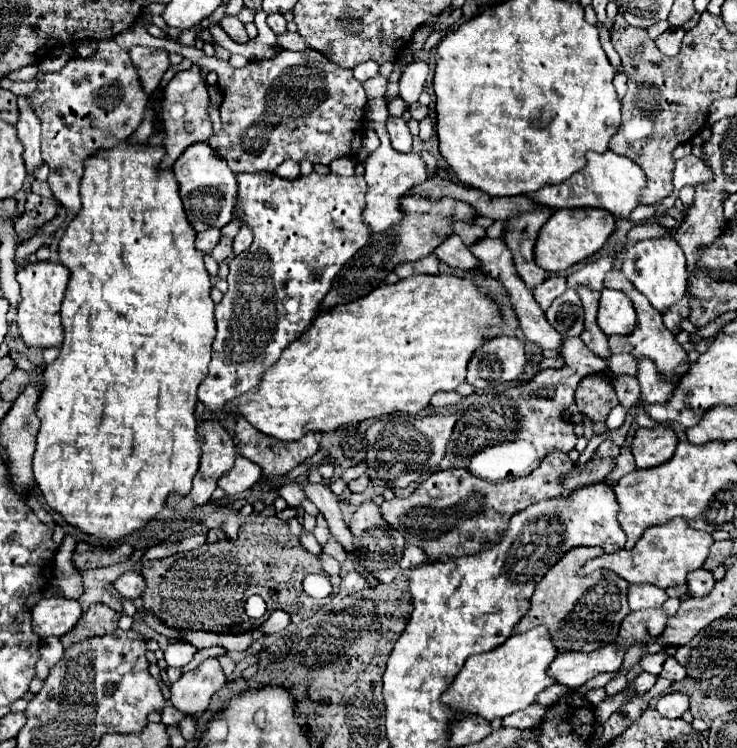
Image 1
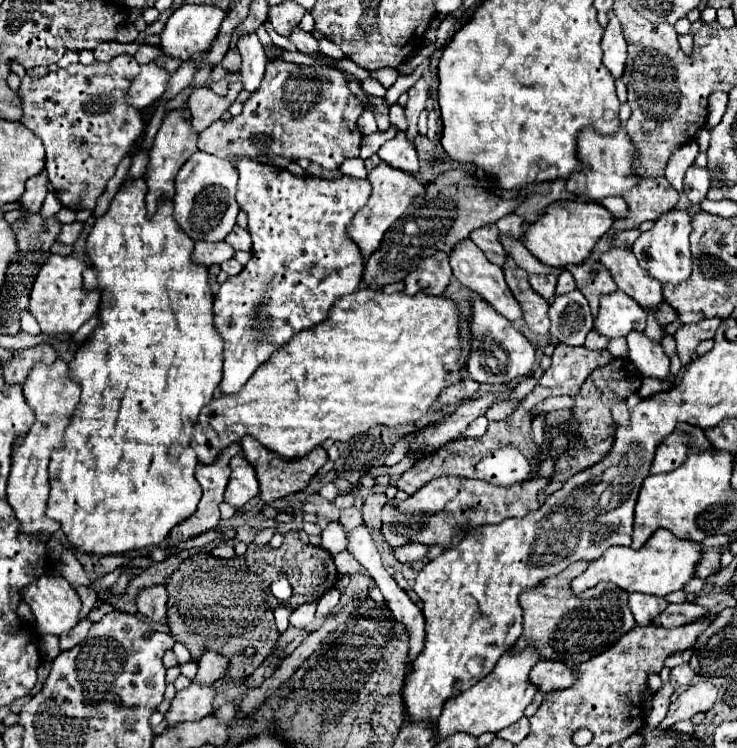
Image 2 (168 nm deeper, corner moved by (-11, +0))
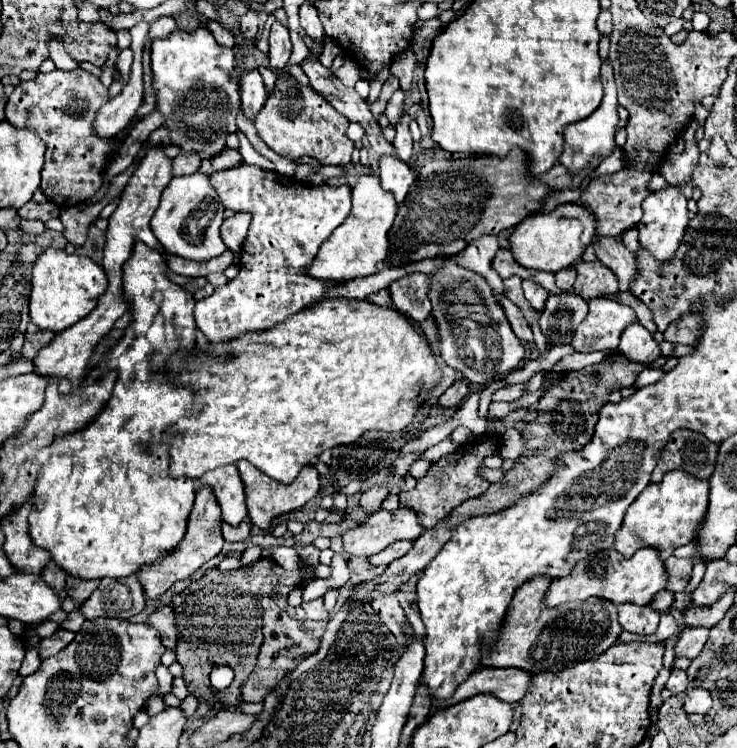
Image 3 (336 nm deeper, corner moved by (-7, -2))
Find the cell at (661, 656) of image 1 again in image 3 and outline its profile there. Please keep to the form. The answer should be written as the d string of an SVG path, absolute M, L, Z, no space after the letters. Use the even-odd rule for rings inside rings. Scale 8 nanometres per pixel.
M685 628L681 632L679 642L677 642L675 654L693 660L701 652L701 648L705 646L707 636L709 636L709 628Z

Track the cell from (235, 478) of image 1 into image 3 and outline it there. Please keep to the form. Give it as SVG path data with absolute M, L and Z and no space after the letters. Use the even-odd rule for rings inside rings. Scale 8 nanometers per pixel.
M235 464L219 466L219 468L203 474L201 478L197 478L195 490L203 488L203 486L209 486L213 490L213 496L221 508L223 522L227 522L231 526L239 526L245 520L245 516L247 516L245 488L243 488L243 482L239 478Z

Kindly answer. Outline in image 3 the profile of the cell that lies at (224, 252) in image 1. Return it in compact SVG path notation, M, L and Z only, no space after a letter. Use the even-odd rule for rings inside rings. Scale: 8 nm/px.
M237 212L231 218L225 218L221 224L221 238L227 244L229 250L241 252L243 240L247 236L247 228L251 222L251 214L247 212Z

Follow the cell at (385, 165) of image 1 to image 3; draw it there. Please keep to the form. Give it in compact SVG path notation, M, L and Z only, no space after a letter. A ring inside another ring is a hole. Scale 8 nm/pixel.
M367 174L355 180L351 200L353 200L351 214L319 248L315 260L311 262L311 268L307 268L307 276L317 276L317 280L327 280L327 282L345 282L357 276L375 274L377 266L387 258L389 250L387 236L397 216L393 194L381 188L379 176Z

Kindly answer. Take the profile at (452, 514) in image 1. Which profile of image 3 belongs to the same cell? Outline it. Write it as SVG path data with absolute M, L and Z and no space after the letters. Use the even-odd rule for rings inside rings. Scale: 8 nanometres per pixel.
M379 510L343 534L343 550L349 556L373 556L397 540L413 542L421 532L423 528L413 510Z

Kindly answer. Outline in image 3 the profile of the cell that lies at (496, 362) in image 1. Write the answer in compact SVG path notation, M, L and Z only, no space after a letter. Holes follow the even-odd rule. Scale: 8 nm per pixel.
M445 258L443 268L431 274L429 300L433 304L431 316L439 330L441 358L447 366L453 366L465 378L483 386L505 378L519 366L525 356L523 344L513 334L501 304L481 274L455 264L451 258Z

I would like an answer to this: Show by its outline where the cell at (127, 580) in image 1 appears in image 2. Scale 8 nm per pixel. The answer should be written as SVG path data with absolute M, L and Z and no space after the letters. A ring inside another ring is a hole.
M147 586L137 594L137 608L141 614L157 622L167 622L167 590L163 586Z

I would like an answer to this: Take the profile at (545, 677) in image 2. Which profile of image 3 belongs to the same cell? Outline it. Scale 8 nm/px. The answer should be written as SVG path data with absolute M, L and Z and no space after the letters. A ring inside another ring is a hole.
M481 668L475 670L461 686L457 686L457 692L453 692L453 698L437 704L439 708L449 708L453 704L459 704L479 692L491 692L499 696L499 700L515 704L519 702L531 684L531 674L525 670L515 668Z

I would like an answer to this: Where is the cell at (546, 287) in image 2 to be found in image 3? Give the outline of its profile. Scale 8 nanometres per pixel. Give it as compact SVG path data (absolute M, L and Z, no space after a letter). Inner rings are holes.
M523 280L523 294L525 294L525 300L529 302L529 306L533 310L543 310L545 308L545 300L547 300L547 292L543 286L535 284L535 282L529 282L529 280Z

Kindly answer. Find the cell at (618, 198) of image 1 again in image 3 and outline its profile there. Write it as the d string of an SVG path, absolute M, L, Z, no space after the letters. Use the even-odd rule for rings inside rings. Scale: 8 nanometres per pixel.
M609 60L603 62L601 66L601 82L603 82L603 102L599 104L599 108L587 116L587 120L579 120L575 124L569 124L569 128L565 130L563 136L563 154L559 158L559 162L575 176L581 170L589 168L589 158L591 156L599 156L599 158L607 158L613 150L615 150L615 126L619 122L617 116L617 88L615 88L615 80L613 80L613 72L611 72L611 64Z

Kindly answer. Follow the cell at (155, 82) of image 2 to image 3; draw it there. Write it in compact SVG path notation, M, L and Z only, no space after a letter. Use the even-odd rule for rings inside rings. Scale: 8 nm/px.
M137 54L135 62L133 62L131 78L129 78L127 86L123 88L123 92L119 96L111 98L95 114L95 134L97 136L111 136L113 138L113 136L117 136L121 130L125 130L131 124L137 108L141 106L141 96L143 96L141 76L143 76L141 54ZM135 86L139 90L133 90Z

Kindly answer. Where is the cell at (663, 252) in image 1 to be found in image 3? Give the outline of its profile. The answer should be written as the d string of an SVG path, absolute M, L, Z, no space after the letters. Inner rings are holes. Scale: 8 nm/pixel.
M667 184L663 190L655 190L651 192L643 204L643 218L637 224L639 230L639 240L641 240L641 248L649 250L659 262L667 262L675 250L679 248L685 228L689 224L689 210L687 210L687 198L681 194L681 190L677 186Z

